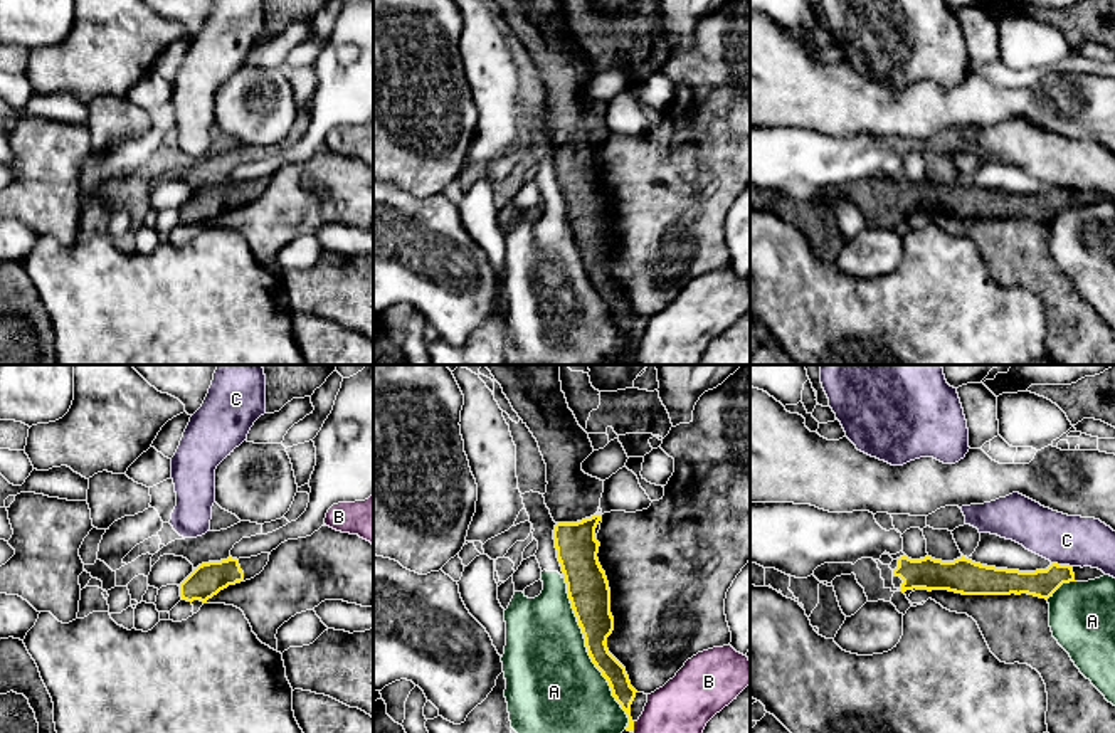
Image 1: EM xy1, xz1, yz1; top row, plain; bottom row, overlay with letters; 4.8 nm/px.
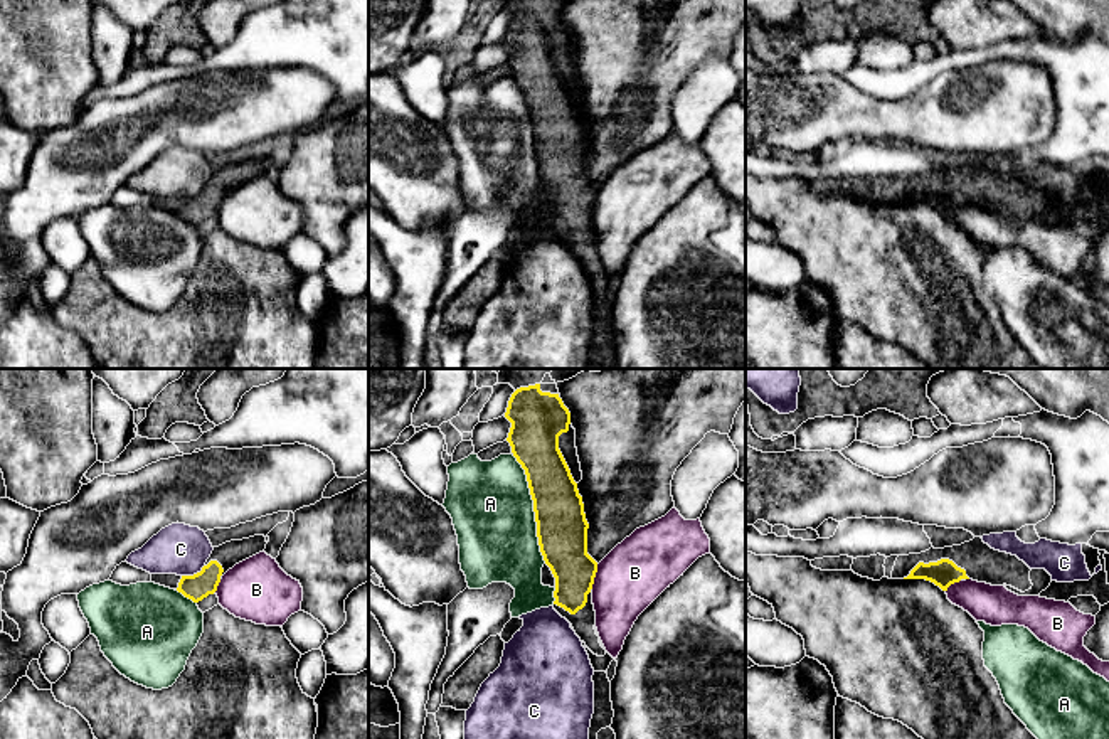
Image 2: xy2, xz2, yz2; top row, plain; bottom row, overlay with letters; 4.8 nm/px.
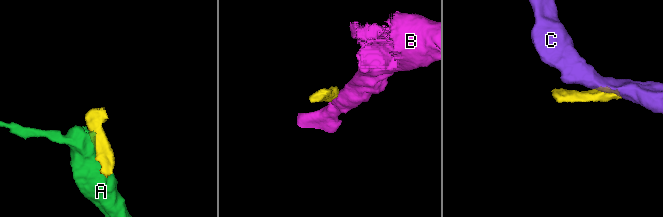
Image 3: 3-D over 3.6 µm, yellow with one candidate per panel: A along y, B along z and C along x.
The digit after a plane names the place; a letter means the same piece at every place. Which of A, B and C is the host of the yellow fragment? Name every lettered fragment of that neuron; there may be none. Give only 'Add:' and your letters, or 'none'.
Add: none

